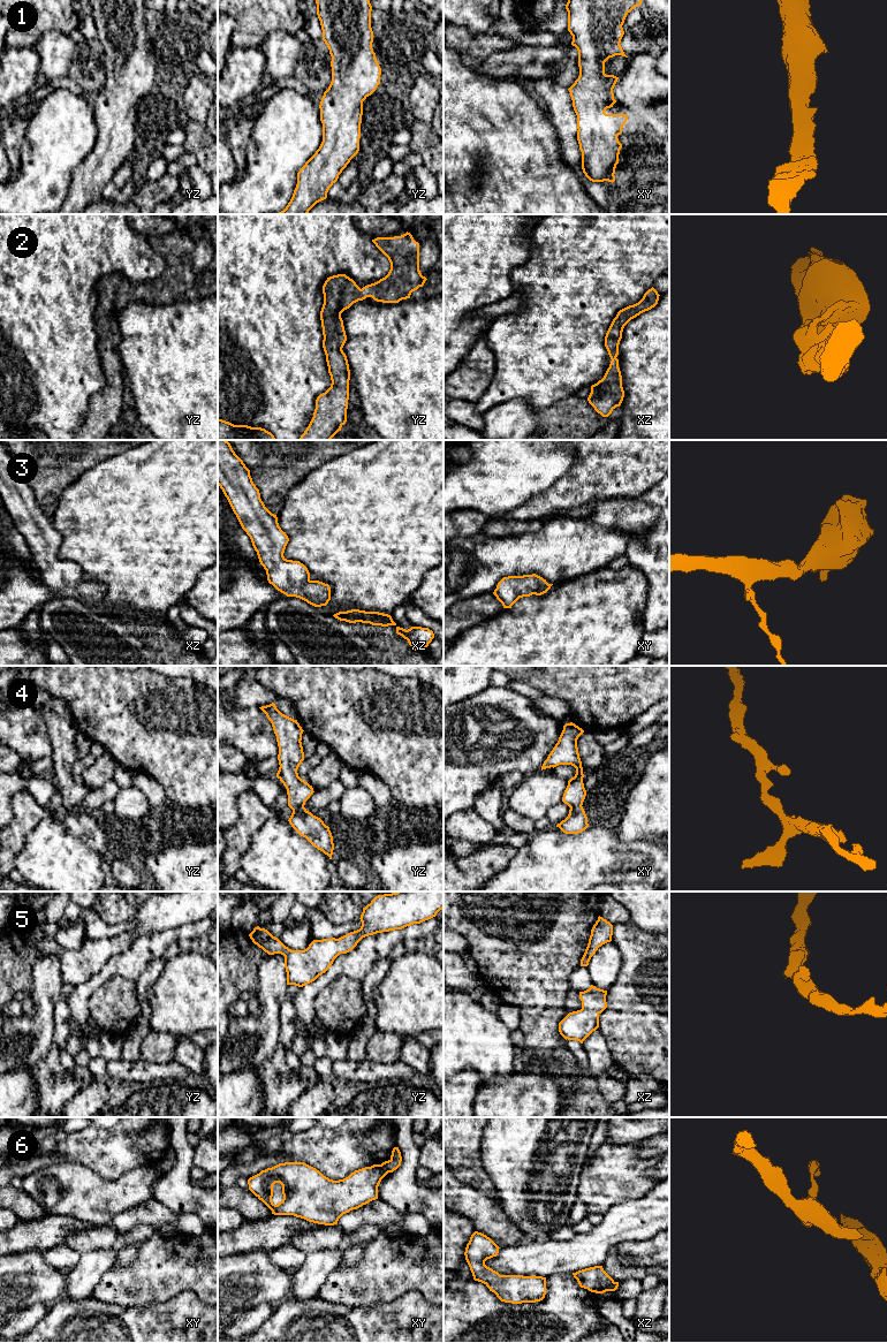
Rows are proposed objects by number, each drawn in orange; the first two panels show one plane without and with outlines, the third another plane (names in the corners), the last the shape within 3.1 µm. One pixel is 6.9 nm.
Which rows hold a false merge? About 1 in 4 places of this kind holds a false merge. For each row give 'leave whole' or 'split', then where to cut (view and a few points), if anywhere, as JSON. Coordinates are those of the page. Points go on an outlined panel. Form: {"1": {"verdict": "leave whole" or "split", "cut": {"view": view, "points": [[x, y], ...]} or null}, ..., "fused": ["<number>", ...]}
{"1": {"verdict": "leave whole", "cut": null}, "2": {"verdict": "leave whole", "cut": null}, "3": {"verdict": "leave whole", "cut": null}, "4": {"verdict": "leave whole", "cut": null}, "5": {"verdict": "leave whole", "cut": null}, "6": {"verdict": "split", "cut": {"view": "xy", "points": [[380, 1165], [387, 1173]]}}, "fused": ["6"]}

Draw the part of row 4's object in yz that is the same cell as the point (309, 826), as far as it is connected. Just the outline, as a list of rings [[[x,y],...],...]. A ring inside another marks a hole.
[[[274,703],[259,708],[271,721],[276,736],[280,765],[276,777],[286,787],[288,806],[293,810],[288,821],[301,836],[332,859],[334,843],[329,827],[304,807],[305,802],[314,792],[312,786],[302,780],[297,773],[304,760],[301,742],[304,730],[297,720],[282,714]]]

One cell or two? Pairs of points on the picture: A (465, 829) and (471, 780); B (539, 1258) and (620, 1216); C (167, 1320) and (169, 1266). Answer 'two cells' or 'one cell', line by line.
A: two cells
B: one cell
C: two cells

